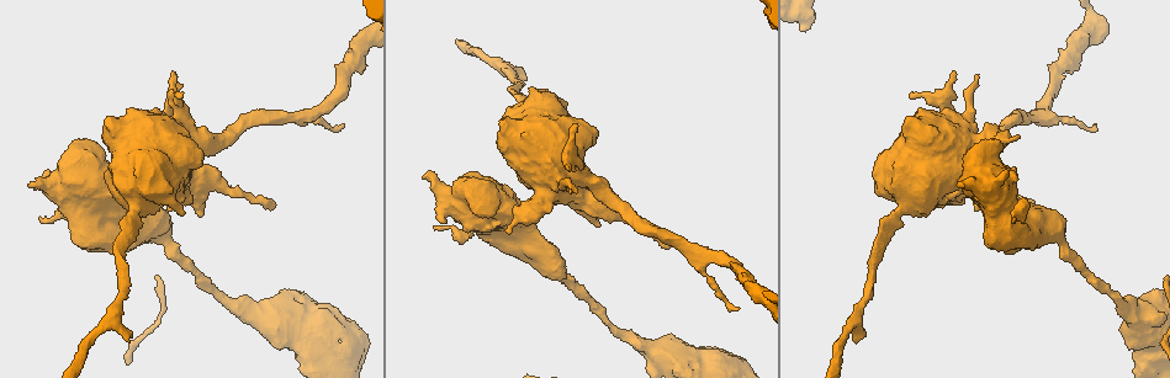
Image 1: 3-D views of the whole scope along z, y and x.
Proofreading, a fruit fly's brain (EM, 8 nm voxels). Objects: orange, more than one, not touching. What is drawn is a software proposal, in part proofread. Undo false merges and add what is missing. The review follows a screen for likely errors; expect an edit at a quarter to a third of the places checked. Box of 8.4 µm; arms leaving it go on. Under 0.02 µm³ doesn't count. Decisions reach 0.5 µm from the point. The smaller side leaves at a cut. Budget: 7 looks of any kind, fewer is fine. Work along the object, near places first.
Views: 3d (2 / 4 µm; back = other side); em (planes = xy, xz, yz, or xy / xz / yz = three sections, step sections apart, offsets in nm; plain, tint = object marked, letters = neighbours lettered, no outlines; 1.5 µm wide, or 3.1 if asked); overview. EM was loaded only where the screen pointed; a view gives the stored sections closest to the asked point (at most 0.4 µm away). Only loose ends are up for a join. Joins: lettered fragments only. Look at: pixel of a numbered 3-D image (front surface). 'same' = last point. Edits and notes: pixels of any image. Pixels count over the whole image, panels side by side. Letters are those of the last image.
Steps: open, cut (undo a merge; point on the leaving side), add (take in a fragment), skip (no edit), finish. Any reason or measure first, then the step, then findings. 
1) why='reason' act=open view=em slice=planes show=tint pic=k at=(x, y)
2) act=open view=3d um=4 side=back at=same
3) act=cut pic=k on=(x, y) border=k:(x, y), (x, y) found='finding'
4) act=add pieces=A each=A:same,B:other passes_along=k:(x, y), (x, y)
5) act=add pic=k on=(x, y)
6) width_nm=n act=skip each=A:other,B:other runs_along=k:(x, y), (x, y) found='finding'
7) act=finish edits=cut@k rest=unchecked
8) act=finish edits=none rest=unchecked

why='free end' act=open view=em slice=planes show=letters pic=1 at=(570, 171)

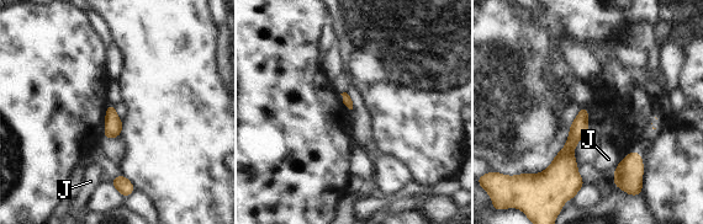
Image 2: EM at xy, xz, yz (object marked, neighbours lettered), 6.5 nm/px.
longest_contact=J:90nm act=skip each=J:other found='no lettered fragment goes on from it'

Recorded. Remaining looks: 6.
act=open view=em slice=xy step=8 show=tint pic=1 at=(200, 214)

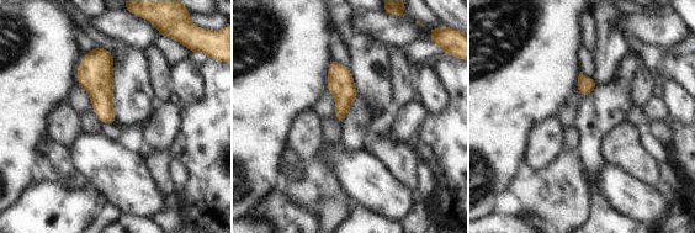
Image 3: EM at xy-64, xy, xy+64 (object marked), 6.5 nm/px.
why='cut it another way' act=open view=em slice=xz step=8 show=letters at=same

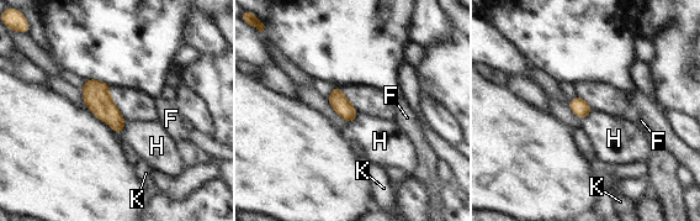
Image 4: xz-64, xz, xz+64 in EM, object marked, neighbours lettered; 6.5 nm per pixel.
longest_contact=H:110nm act=skip each=F:other,H:other,K:other border=4:(126, 121), (125, 129), (118, 135) found='no lettered fragment goes on from it'

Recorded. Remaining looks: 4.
why='branch stops here' act=open view=em slice=planes show=plain pic=1 at=(31, 183)

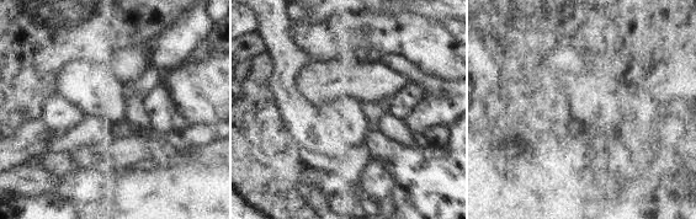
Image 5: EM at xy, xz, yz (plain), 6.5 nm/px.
act=open view=em slice=planes show=letters at=same

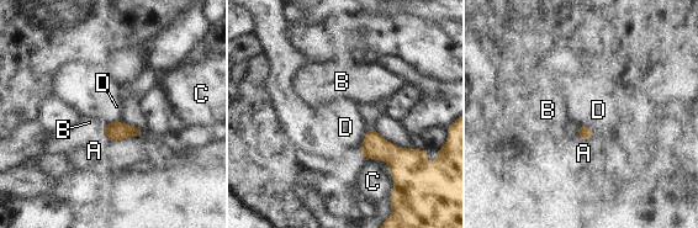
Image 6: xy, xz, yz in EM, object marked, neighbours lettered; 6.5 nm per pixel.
act=skip each=A:other,B:other,C:other,D:other border=6:(366, 131), (358, 155) found='none of them fits'

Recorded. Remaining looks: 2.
act=finish edits=none rest=unchecked

